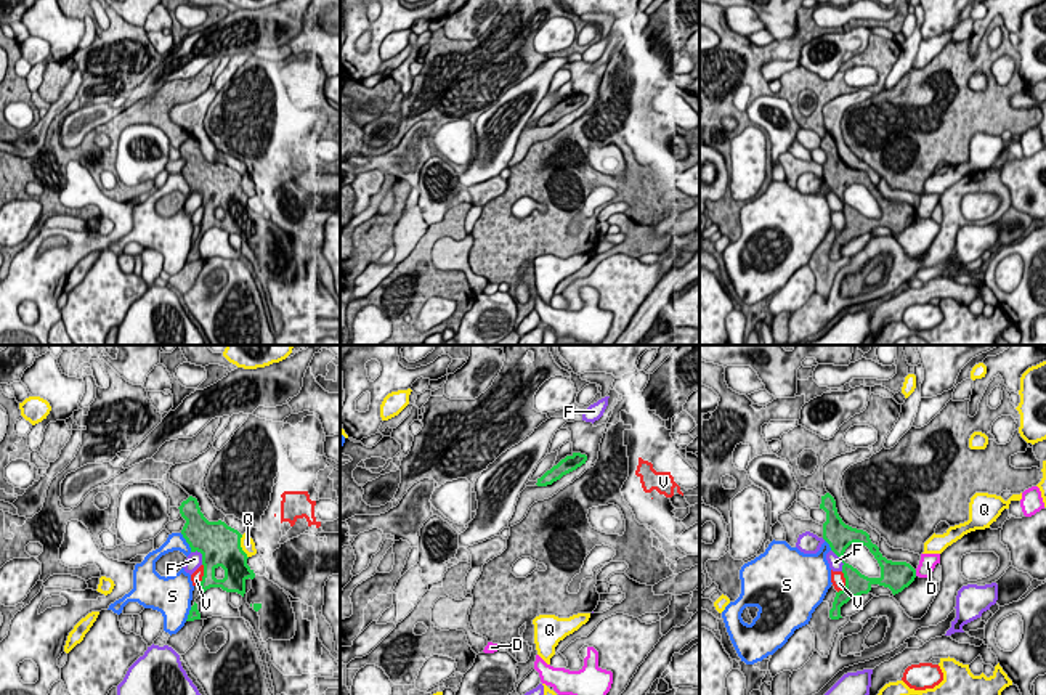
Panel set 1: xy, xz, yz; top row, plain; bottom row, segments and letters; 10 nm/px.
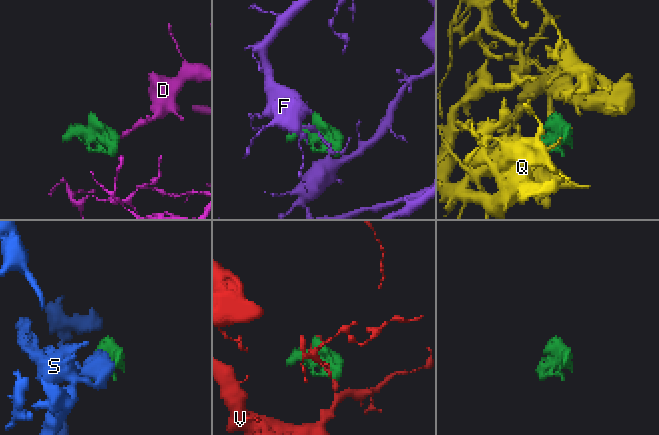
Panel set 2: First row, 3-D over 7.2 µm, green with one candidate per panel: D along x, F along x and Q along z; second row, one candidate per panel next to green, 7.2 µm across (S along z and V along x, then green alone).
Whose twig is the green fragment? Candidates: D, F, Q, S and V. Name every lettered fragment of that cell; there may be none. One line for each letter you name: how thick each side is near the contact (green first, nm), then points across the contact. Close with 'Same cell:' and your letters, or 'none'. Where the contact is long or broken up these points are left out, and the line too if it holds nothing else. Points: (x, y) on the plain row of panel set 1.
Same cell: none

